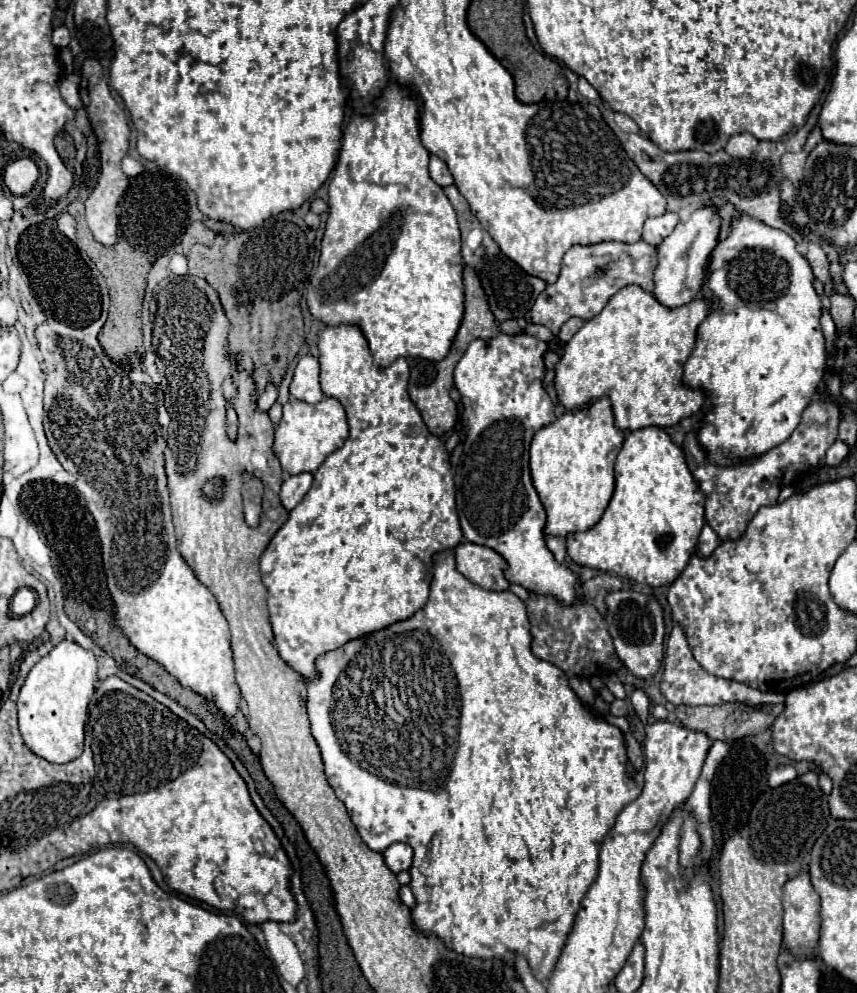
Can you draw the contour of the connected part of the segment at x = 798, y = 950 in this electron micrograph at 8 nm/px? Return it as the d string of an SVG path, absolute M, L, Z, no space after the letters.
M806 869L784 883L784 945L798 957L810 957L820 931L820 897Z

